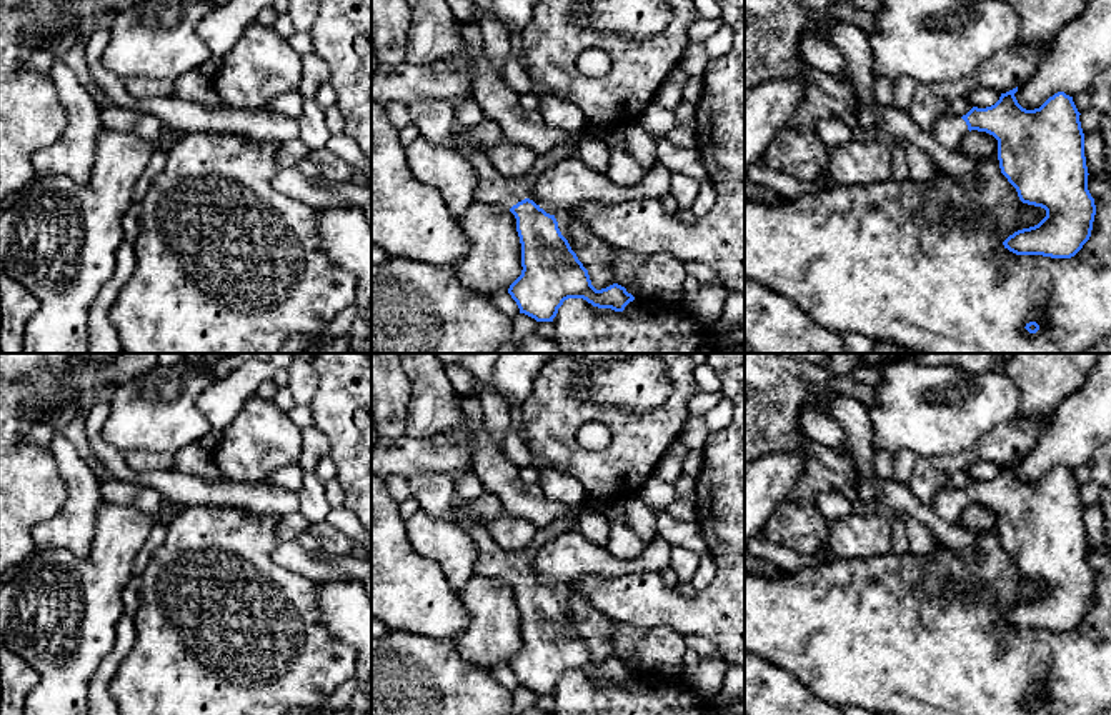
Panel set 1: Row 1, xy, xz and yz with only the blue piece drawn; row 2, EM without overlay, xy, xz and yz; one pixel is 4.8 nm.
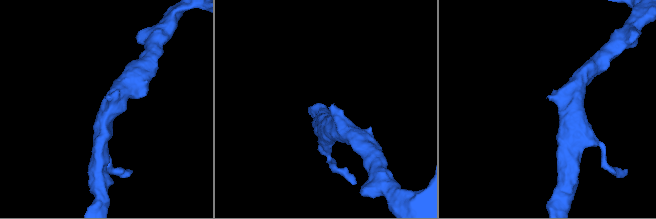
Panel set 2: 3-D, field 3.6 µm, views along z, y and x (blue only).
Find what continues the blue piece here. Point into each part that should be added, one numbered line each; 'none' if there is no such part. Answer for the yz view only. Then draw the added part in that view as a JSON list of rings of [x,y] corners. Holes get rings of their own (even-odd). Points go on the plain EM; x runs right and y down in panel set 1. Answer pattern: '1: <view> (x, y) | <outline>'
1: yz (948, 504) | [[[948,485],[936,493],[931,507],[944,522],[958,523],[961,513],[969,507],[969,503],[961,490]]]

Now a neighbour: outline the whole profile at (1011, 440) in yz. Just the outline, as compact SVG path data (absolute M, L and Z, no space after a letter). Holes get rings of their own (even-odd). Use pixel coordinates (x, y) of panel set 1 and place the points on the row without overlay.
M1051 413L1019 420L1008 420L983 435L971 448L956 455L918 457L909 490L926 505L933 505L939 490L948 487L956 472L968 470L979 460L1006 467L1029 453L1049 423Z

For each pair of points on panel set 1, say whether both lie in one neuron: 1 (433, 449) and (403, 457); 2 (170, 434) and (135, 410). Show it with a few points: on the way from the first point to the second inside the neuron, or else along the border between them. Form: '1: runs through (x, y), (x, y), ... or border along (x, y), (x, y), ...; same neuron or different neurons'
1: runs through (427, 454), (410, 455); same neuron
2: runs through (162, 425), (150, 414), (144, 414); same neuron

